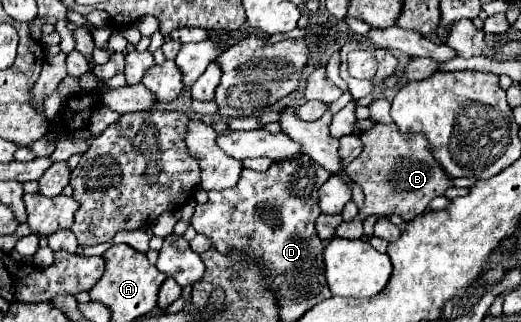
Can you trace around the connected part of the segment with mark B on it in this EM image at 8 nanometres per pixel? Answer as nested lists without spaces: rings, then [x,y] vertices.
[[[377,123],[371,131],[361,135],[361,141],[365,149],[357,159],[353,159],[353,163],[345,167],[345,173],[361,185],[365,193],[365,203],[355,219],[345,221],[337,227],[337,237],[361,239],[363,221],[369,215],[401,215],[405,221],[409,221],[421,215],[421,211],[427,209],[431,199],[443,195],[443,191],[451,187],[451,177],[441,171],[439,163],[433,159],[433,153],[427,149],[427,141],[423,135],[407,137],[397,129],[395,123]]]

